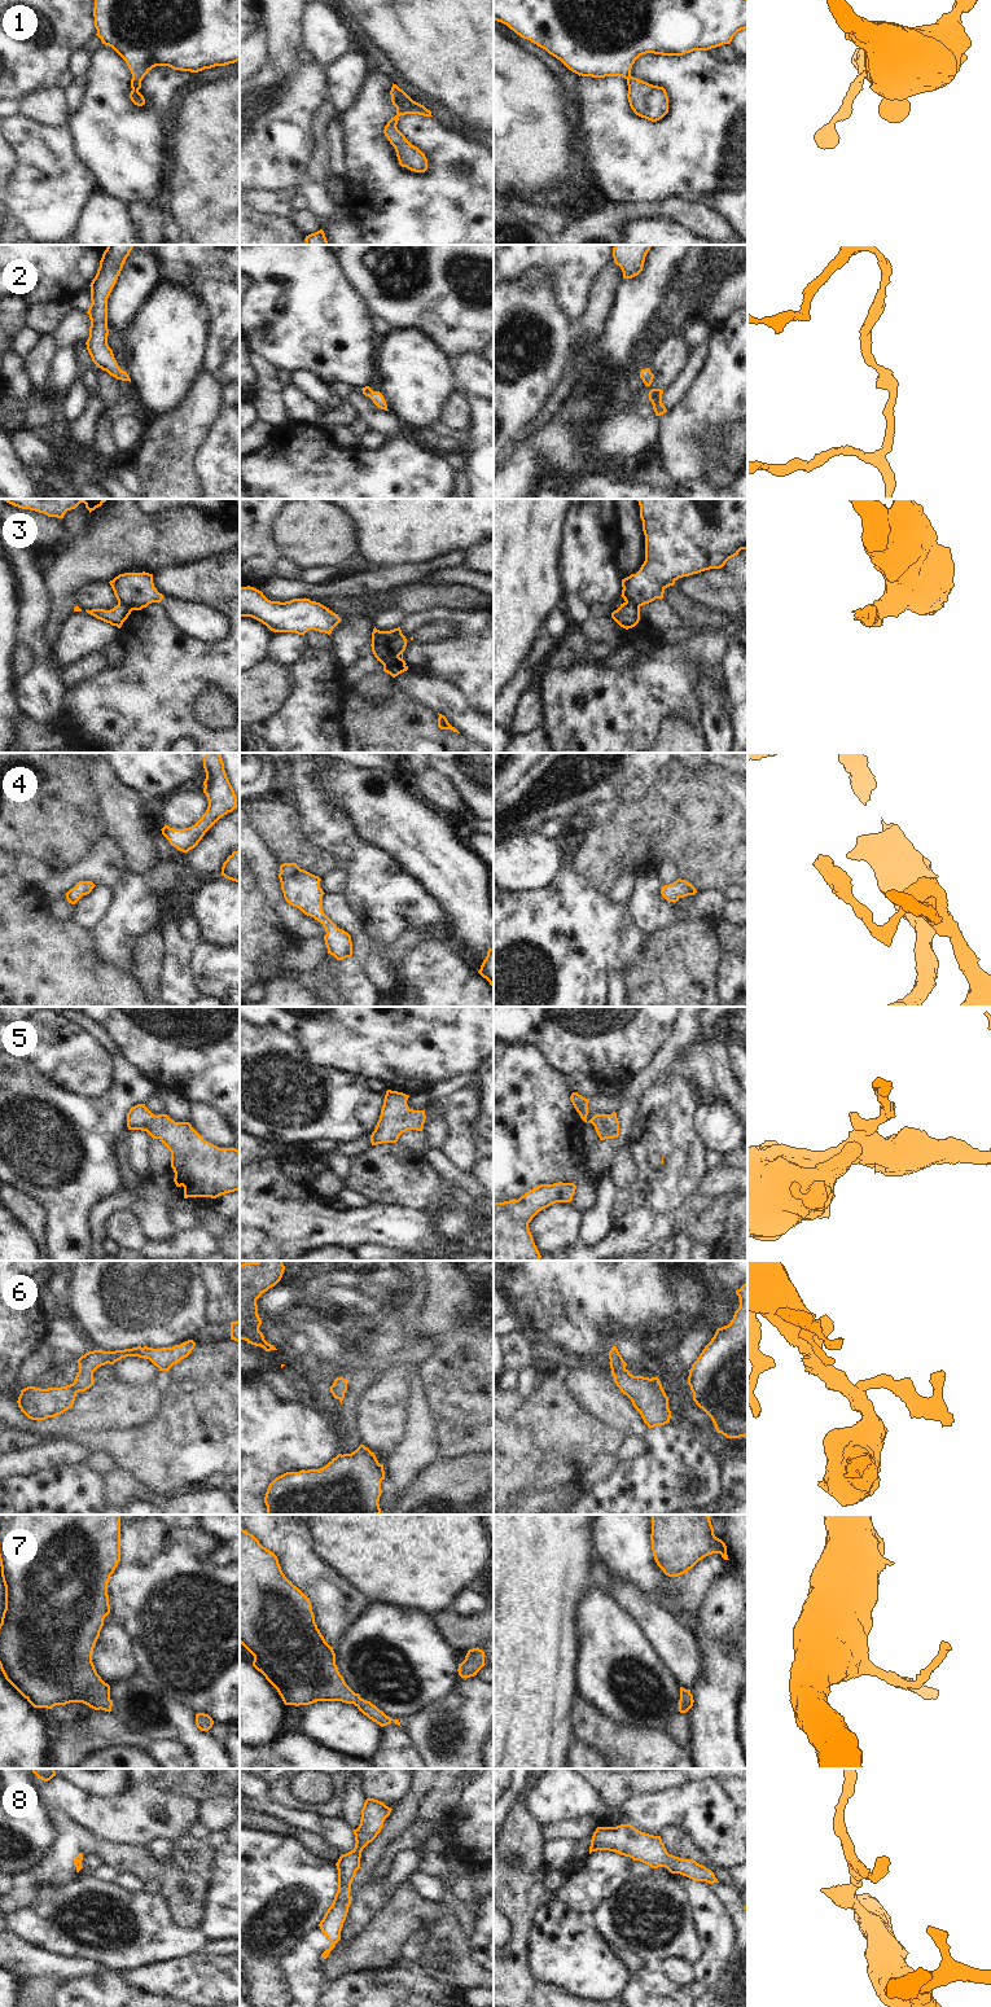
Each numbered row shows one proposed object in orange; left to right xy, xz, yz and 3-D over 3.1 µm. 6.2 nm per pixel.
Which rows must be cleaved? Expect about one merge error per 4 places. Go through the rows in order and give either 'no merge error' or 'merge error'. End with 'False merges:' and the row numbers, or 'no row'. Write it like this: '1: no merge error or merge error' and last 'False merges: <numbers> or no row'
1: no merge error
2: no merge error
3: merge error
4: no merge error
5: no merge error
6: no merge error
7: no merge error
8: no merge error
False merges: 3

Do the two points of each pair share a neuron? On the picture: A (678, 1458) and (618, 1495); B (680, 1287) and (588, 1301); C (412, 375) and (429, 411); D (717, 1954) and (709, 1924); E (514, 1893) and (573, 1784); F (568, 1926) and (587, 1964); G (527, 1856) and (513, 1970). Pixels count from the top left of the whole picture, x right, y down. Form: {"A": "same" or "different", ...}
{"A": "same", "B": "same", "C": "same", "D": "same", "E": "different", "F": "same", "G": "same"}

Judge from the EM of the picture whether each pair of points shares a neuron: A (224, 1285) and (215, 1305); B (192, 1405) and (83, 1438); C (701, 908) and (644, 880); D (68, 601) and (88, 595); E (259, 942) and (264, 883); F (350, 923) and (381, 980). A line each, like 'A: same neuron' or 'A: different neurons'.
A: same neuron
B: same neuron
C: same neuron
D: different neurons
E: different neurons
F: different neurons

